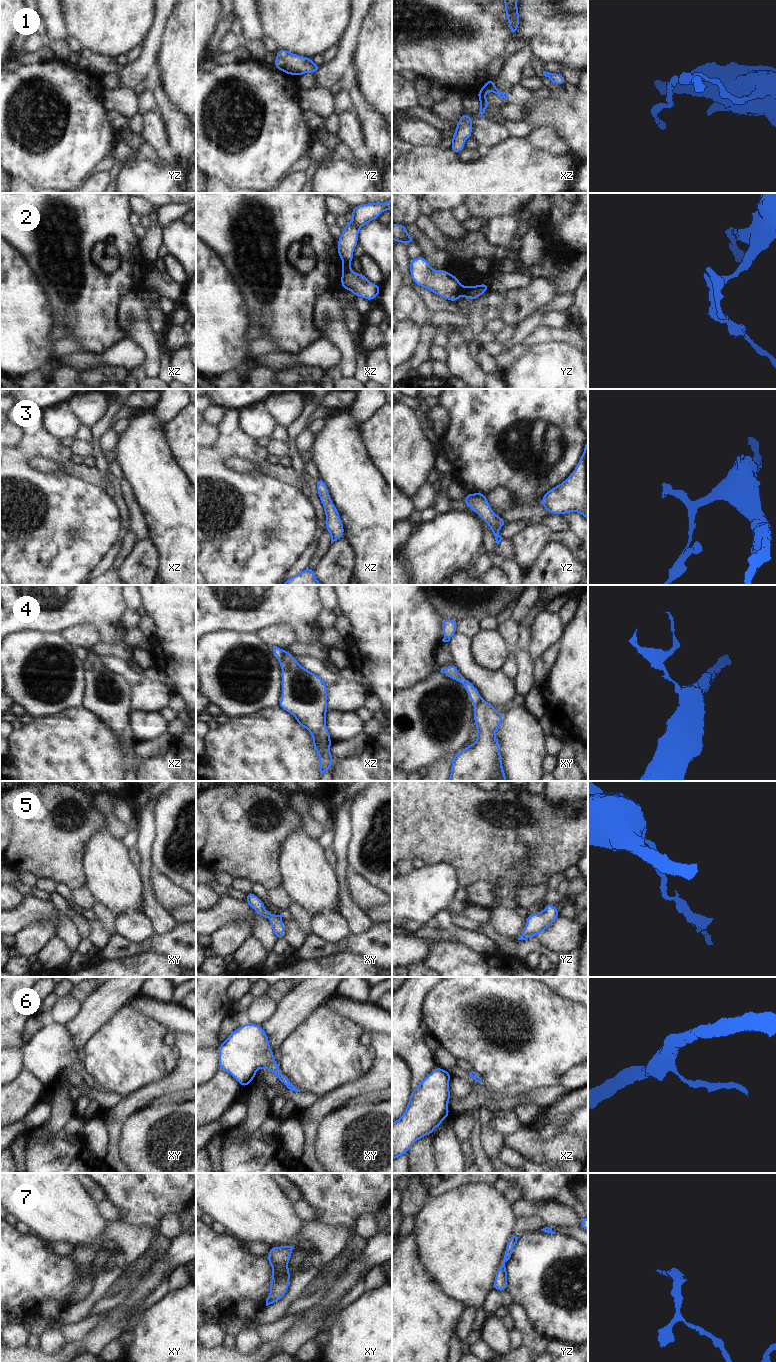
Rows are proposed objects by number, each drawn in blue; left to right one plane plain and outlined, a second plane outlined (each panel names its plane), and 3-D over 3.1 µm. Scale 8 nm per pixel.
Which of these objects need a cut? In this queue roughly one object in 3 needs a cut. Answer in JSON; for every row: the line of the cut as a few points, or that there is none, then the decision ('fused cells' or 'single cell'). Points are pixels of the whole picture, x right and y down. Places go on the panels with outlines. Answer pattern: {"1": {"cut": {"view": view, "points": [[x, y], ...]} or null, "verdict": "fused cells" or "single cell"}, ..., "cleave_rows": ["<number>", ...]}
{"1": {"cut": null, "verdict": "single cell"}, "2": {"cut": {"view": "xz", "points": [[342, 260], [346, 260], [349, 263]]}, "verdict": "fused cells"}, "3": {"cut": null, "verdict": "single cell"}, "4": {"cut": {"view": "xz", "points": [[284, 650], [279, 661]]}, "verdict": "fused cells"}, "5": {"cut": null, "verdict": "single cell"}, "6": {"cut": null, "verdict": "single cell"}, "7": {"cut": null, "verdict": "single cell"}, "cleave_rows": ["2", "4"]}

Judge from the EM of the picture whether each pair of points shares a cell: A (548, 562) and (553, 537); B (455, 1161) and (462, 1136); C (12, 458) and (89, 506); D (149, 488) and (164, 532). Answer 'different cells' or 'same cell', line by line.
A: different cells
B: different cells
C: same cell
D: same cell

